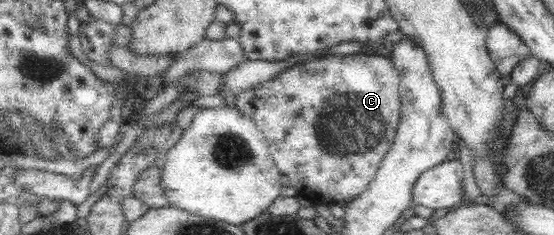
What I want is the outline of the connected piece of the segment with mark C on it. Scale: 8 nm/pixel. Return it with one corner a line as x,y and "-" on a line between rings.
387,53
383,56
365,56
365,54
357,54
355,56
331,56
329,58
319,58
319,60
309,60
305,64
297,64
289,70
283,70
281,74
271,78
262,84
255,85
249,90
243,90
231,97
230,102
237,107
245,116
248,116
268,142
270,155
275,161
275,166
280,172
280,181
285,186
296,188
299,196
305,199
307,203
331,204
341,202
349,202
356,196
368,189
369,183
375,178
375,174
379,170
385,155
389,153
396,134
397,124
400,118
400,90
396,71
393,69

